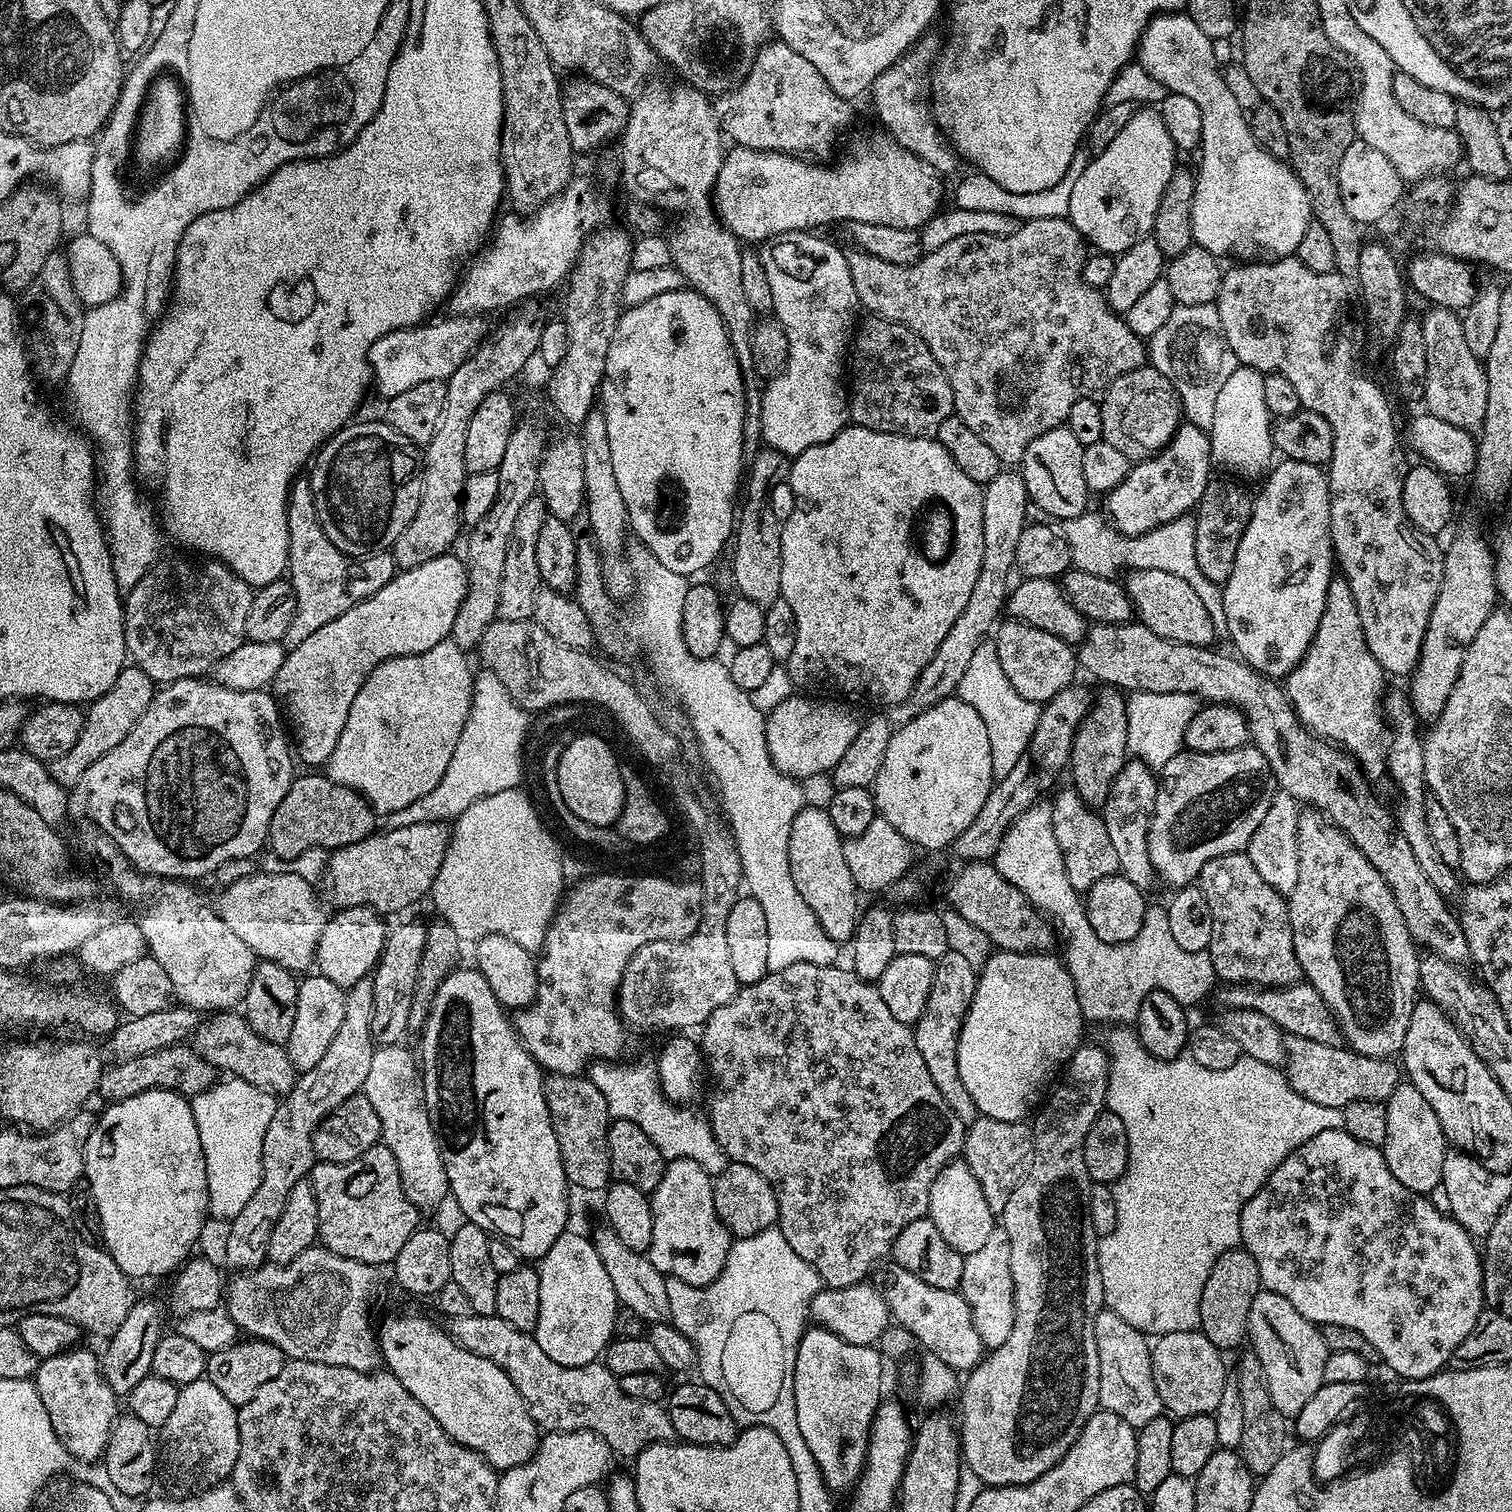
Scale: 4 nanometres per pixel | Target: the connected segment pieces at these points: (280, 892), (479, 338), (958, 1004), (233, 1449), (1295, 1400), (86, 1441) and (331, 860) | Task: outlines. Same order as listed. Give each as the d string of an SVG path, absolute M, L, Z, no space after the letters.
M260 870L227 885L221 891L224 893L214 901L214 907L222 922L226 922L260 960L274 962L293 974L304 974L316 963L318 942L326 919L314 889L298 874Z
M454 314L450 318L437 324L425 322L414 328L399 328L373 342L368 351L368 360L372 363L375 391L380 391L381 397L397 396L422 382L447 382L450 374L454 374L454 370L458 370L458 366L462 366L462 362L466 362L466 358L470 358L474 349L483 344L489 335L490 327L483 315Z
M951 950L934 963L934 986L930 986L930 998L926 1002L926 1010L922 1010L922 1018L918 1018L914 1025L918 1051L926 1062L926 1070L930 1070L930 1078L934 1078L934 1086L938 1086L938 1094L946 1098L946 1106L950 1106L950 1110L954 1110L954 1114L958 1114L967 1126L974 1123L978 1113L970 1094L966 1094L966 1086L962 1086L962 1078L958 1078L956 1046L960 1027L964 1025L968 1007L974 998L978 968L965 956Z
M206 1376L183 1385L173 1413L160 1429L158 1458L161 1473L182 1494L190 1494L227 1481L241 1452L238 1438L239 1409L227 1401Z
M1261 1290L1254 1298L1254 1306L1250 1306L1247 1339L1258 1362L1262 1362L1262 1370L1266 1370L1270 1402L1274 1402L1284 1417L1295 1418L1302 1406L1306 1406L1306 1402L1310 1402L1310 1398L1314 1398L1314 1394L1318 1394L1325 1384L1324 1371L1329 1351L1323 1331L1302 1318L1302 1314L1298 1314L1286 1298Z
M77 1346L69 1348L65 1353L59 1352L53 1356L43 1357L36 1365L34 1383L42 1398L42 1406L46 1406L50 1414L50 1426L54 1426L54 1434L58 1434L66 1450L72 1453L77 1462L96 1462L103 1457L106 1442L110 1442L110 1430L116 1421L114 1411L112 1412L114 1393L105 1385L103 1371L98 1370L101 1362L99 1355L88 1356L83 1346Z
M422 822L398 830L380 830L362 842L335 849L327 857L323 883L328 883L328 900L337 909L366 906L375 912L400 912L427 897L448 849L447 823Z

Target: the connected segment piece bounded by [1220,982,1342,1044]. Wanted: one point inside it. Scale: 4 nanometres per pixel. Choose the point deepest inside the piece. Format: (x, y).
(1298, 1010)

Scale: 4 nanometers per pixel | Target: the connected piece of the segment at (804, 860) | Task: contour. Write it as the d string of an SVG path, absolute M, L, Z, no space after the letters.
M805 806L790 826L790 878L794 878L798 894L802 894L802 902L814 910L814 918L818 918L822 930L826 930L828 937L838 946L847 945L851 941L858 919L858 889L850 874L850 866L846 866L844 841L845 837L834 830L834 822L830 822L830 814L824 806Z

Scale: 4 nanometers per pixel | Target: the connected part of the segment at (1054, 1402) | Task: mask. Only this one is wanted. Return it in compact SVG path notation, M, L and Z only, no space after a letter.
M1081 1043L1075 1054L1064 1065L1059 1080L1060 1085L1053 1090L1052 1097L1048 1101L1046 1101L1047 1099L1043 1101L1043 1104L1045 1103L1044 1109L1042 1109L1042 1104L1039 1111L1035 1113L1035 1116L1037 1115L1036 1121L1031 1121L1032 1158L1023 1180L1014 1190L1014 1194L1010 1194L1010 1202L1006 1202L1006 1210L1002 1213L1002 1227L1010 1238L1010 1274L1014 1278L1014 1310L1016 1311L1014 1314L1014 1330L1010 1330L1010 1338L1006 1338L1006 1342L1002 1342L1002 1346L991 1349L984 1359L963 1377L962 1387L958 1392L958 1401L960 1400L958 1427L962 1460L966 1467L981 1479L982 1484L990 1488L1029 1484L1034 1482L1034 1478L1042 1478L1042 1474L1046 1474L1046 1470L1053 1468L1066 1454L1066 1450L1070 1450L1070 1446L1074 1446L1078 1434L1082 1434L1082 1426L1086 1426L1088 1419L1100 1408L1100 1367L1098 1366L1098 1342L1094 1338L1094 1322L1100 1311L1105 1307L1105 1302L1104 1291L1102 1290L1102 1274L1098 1270L1098 1254L1096 1253L1098 1237L1088 1213L1090 1190L1093 1183L1086 1170L1084 1143L1090 1126L1094 1126L1094 1118L1098 1118L1098 1114L1105 1111L1106 1108L1107 1051L1101 1045L1099 1048L1096 1044Z

